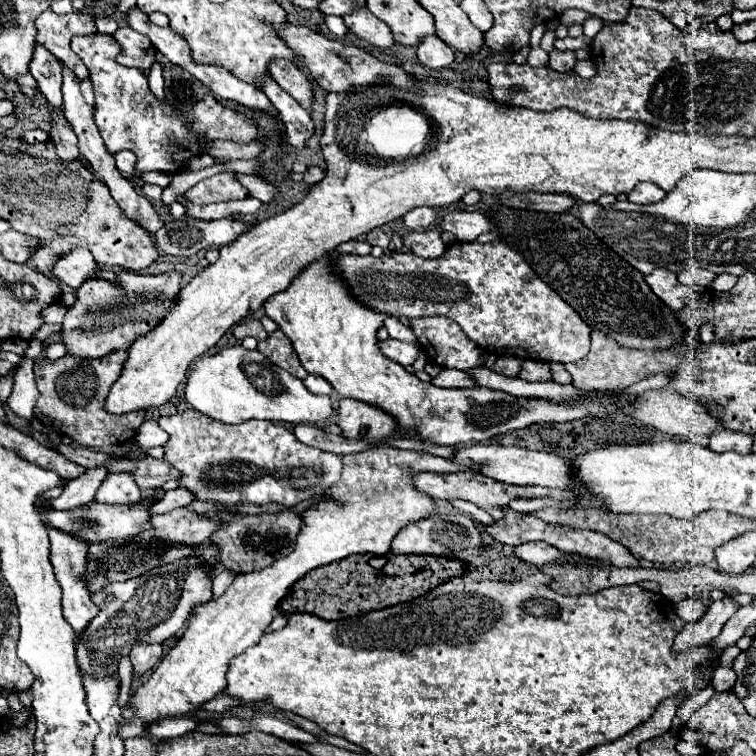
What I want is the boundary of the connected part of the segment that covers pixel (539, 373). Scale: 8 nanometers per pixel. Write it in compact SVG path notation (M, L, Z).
M525 360L519 376L527 382L549 382L549 380L553 380L549 364L537 362L537 360Z

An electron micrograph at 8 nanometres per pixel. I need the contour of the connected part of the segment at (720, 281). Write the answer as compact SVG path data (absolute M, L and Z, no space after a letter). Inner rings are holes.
M719 274L719 276L713 280L711 288L713 288L713 290L725 292L725 290L731 290L731 288L735 286L735 282L737 282L737 276L731 276L731 274Z

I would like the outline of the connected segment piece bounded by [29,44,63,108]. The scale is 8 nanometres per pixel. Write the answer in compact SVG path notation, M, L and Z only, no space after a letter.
M35 46L35 54L29 66L29 72L33 74L33 78L37 80L37 88L41 88L41 92L47 96L47 100L61 108L61 62L47 52L43 46Z

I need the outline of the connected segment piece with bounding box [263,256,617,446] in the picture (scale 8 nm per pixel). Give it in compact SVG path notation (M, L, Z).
M329 256L317 260L315 264L307 266L287 290L271 296L265 302L265 314L277 322L277 326L283 330L283 334L293 342L293 348L303 364L303 368L309 374L323 376L333 390L341 398L353 398L363 400L363 404L375 404L375 408L381 408L383 412L389 412L397 420L397 428L405 432L411 440L423 440L433 442L439 446L457 446L457 444L469 444L469 442L487 442L499 434L507 434L511 430L519 430L537 422L567 422L567 420L579 420L587 414L599 416L603 412L617 412L617 408L609 402L605 394L597 394L589 398L587 402L571 402L571 404L555 404L549 400L537 400L537 398L517 398L507 392L489 390L489 388L437 388L431 382L421 382L413 372L407 372L401 364L389 360L381 354L377 346L377 330L383 326L385 316L379 312L373 312L353 300L349 292L345 290L345 284L335 274L333 266L329 266Z

